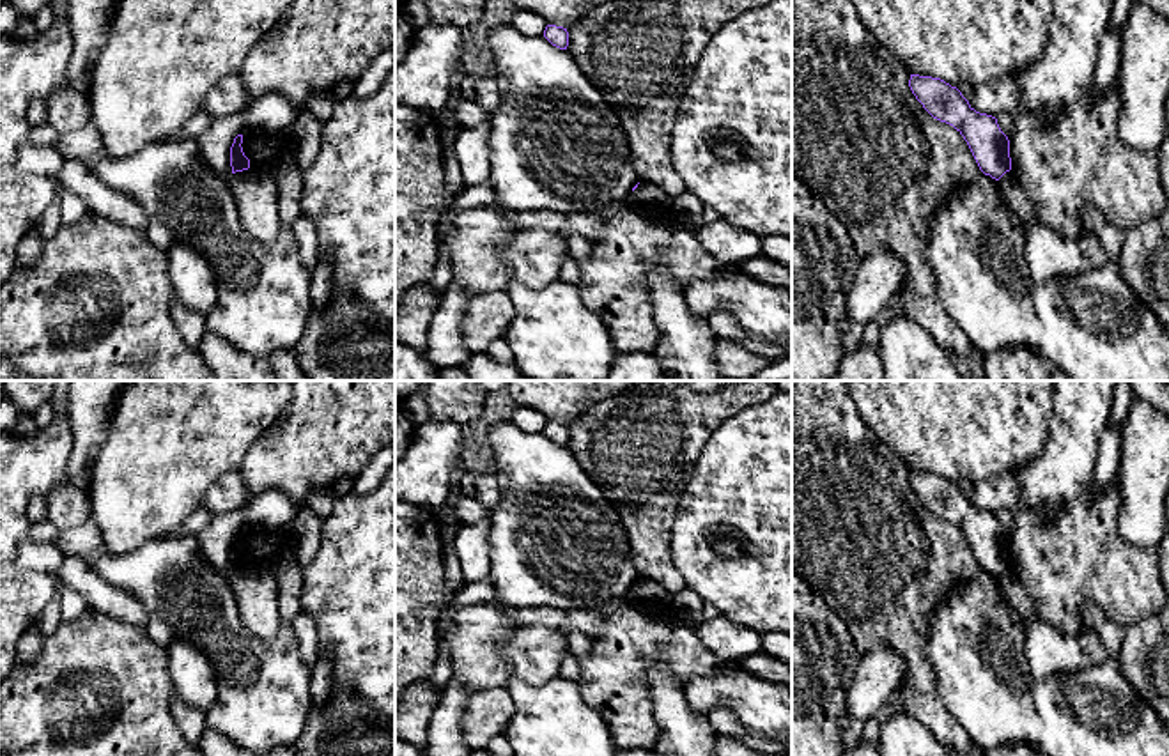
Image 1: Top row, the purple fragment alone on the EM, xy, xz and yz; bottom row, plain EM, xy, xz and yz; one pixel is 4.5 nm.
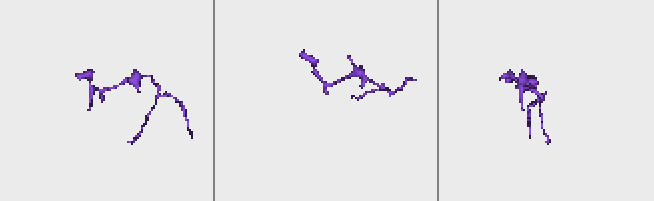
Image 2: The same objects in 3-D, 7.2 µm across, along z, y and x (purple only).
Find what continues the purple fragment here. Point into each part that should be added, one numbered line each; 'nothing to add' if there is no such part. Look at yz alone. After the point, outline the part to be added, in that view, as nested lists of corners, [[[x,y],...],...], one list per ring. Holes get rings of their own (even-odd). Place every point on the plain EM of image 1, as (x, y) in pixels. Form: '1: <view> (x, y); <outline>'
1: yz (1012, 588); [[[1013,567],[1006,568],[999,577],[997,584],[1001,595],[1010,604],[1013,614],[1024,623],[1040,620],[1034,602],[1029,598],[1022,581],[1015,574]]]

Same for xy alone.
1: xy (254, 586); [[[248,565],[230,570],[228,581],[248,632],[273,643],[282,625],[276,577],[264,565]]]

